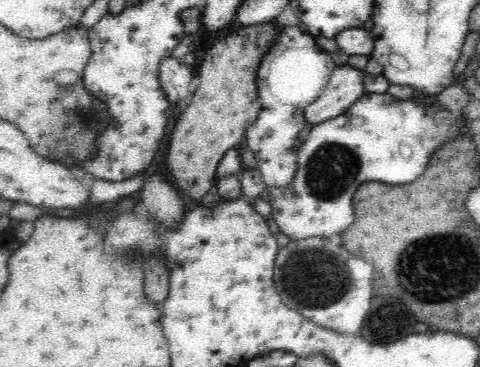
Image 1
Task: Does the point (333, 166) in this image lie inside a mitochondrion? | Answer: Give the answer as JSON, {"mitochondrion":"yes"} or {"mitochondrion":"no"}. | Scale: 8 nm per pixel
{"mitochondrion":"yes"}

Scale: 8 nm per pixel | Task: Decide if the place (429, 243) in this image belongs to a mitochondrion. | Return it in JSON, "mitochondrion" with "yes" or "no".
{"mitochondrion":"yes"}

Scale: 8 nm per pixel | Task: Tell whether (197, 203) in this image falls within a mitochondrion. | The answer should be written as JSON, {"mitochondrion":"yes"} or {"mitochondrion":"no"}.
{"mitochondrion":"no"}

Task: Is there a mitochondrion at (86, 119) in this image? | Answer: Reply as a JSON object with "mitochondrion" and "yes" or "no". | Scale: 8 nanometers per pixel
{"mitochondrion":"yes"}

